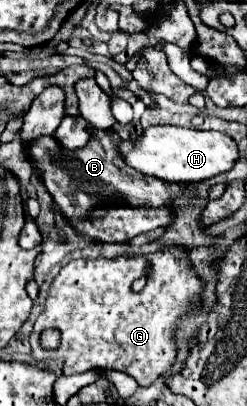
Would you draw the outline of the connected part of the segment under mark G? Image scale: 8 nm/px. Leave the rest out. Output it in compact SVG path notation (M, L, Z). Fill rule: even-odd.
M163 246L151 254L139 254L129 258L89 258L72 260L61 268L57 278L51 284L45 310L39 314L35 328L31 332L31 348L35 360L51 360L63 358L65 376L83 374L95 366L111 368L133 376L139 386L149 386L163 374L171 370L177 358L175 332L179 328L179 318L187 318L189 314L201 312L201 296L205 292L205 282L197 276L189 260L189 250L185 246ZM151 264L151 274L141 292L133 292L131 284L141 276L143 266ZM47 328L61 330L61 347L55 352L45 352L39 346L39 336Z

